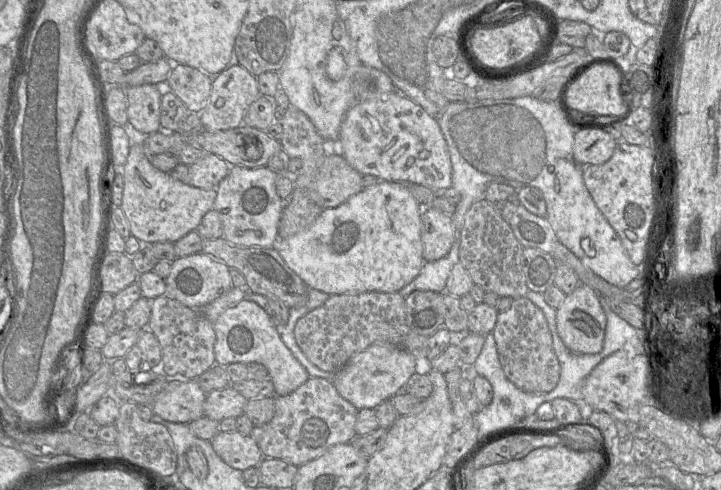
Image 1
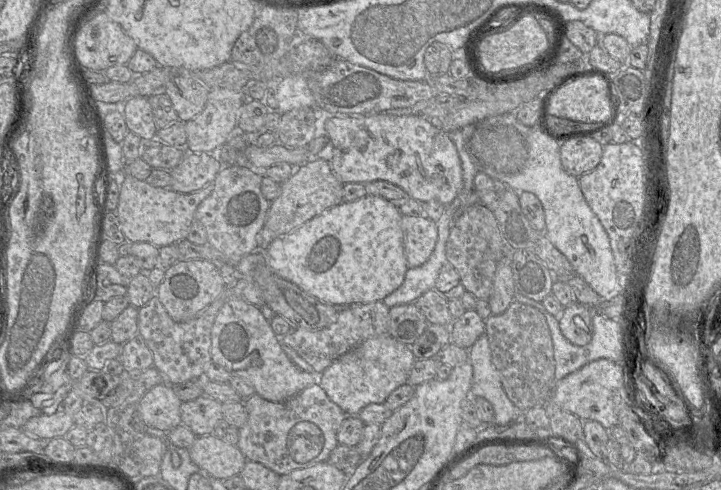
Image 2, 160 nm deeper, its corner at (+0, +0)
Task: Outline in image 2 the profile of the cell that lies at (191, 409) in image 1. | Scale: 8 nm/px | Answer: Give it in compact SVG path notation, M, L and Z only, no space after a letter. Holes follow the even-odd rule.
M162 383L144 394L136 411L148 426L169 432L182 424L181 405L172 385Z

